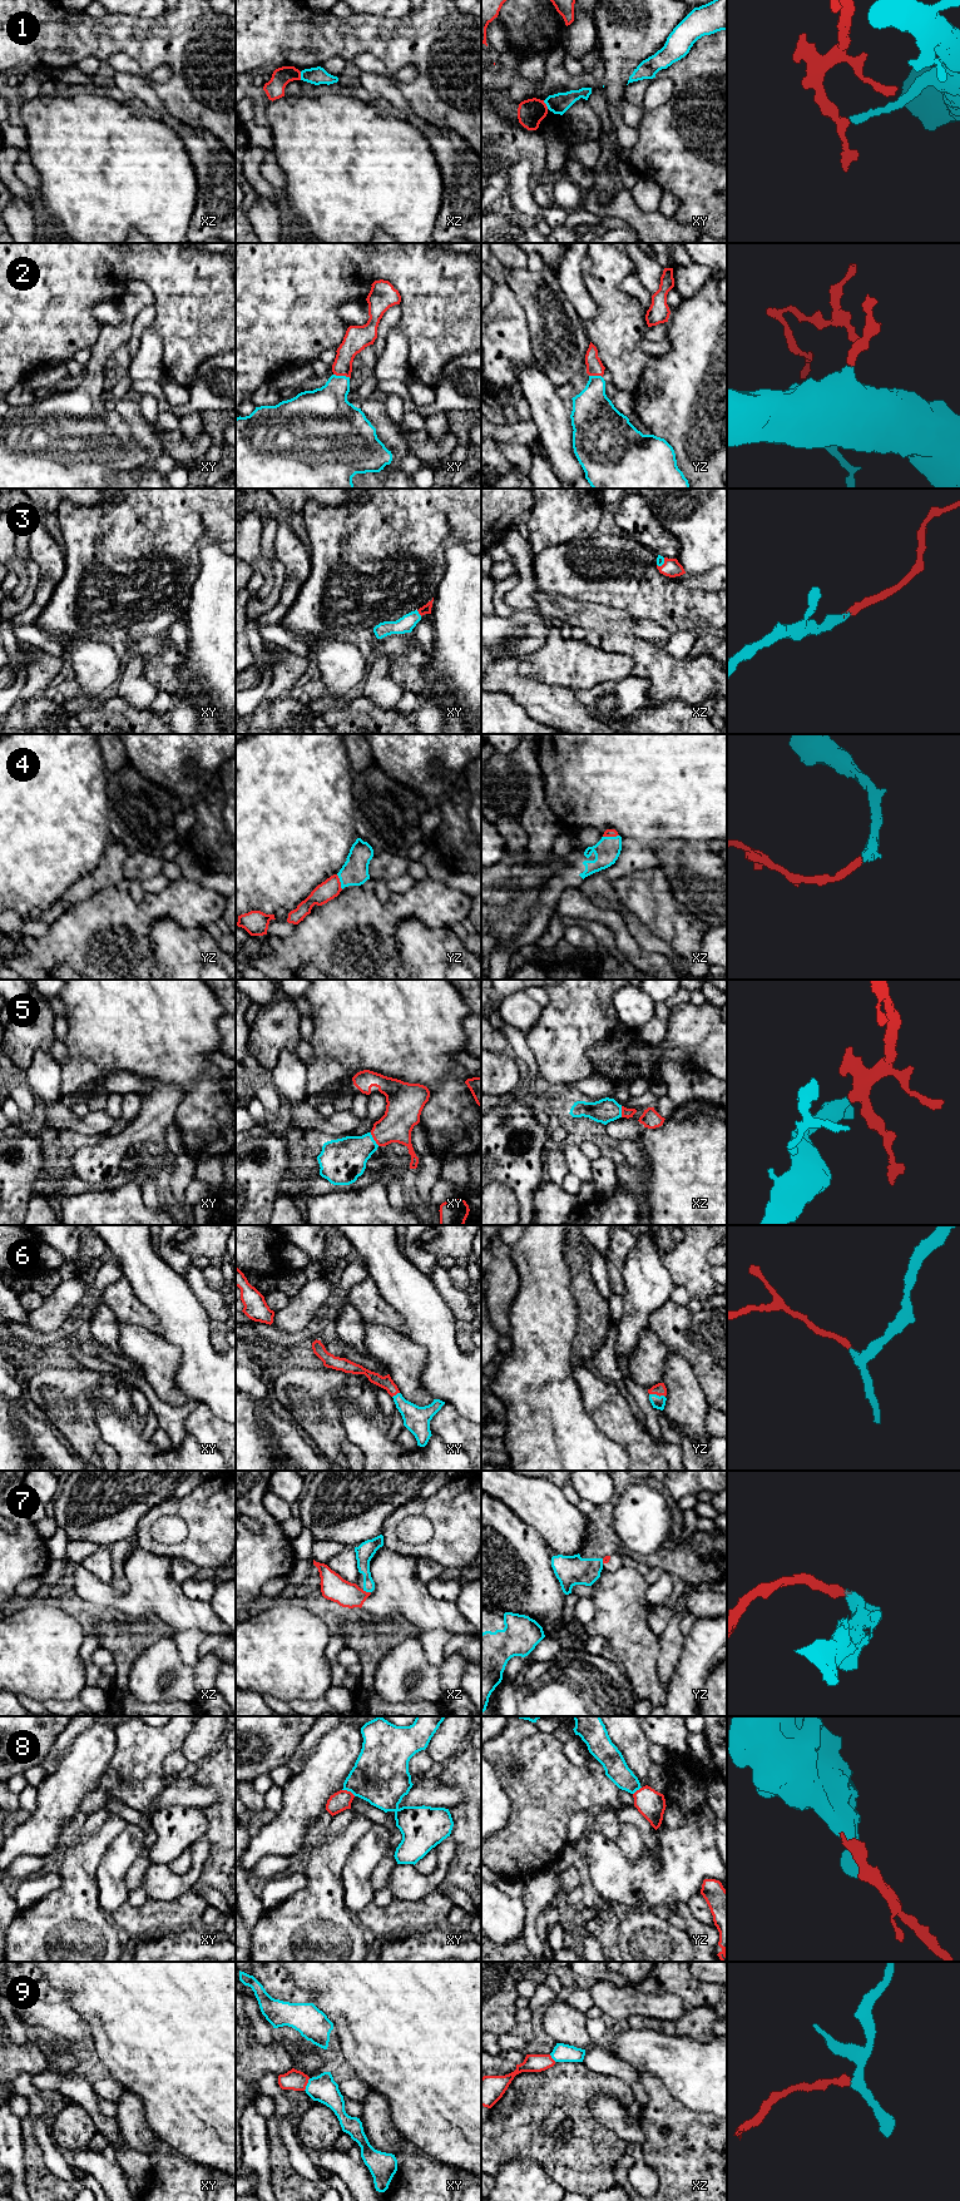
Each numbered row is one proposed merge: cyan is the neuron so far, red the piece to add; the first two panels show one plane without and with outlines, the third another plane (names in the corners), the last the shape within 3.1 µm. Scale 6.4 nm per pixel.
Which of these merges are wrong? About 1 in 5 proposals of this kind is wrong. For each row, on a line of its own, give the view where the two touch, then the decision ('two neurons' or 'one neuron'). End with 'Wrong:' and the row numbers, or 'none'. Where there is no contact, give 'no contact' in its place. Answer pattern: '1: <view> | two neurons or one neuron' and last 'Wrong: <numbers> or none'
1: xz | two neurons
2: xy | one neuron
3: xy | one neuron
4: xz | one neuron
5: xy | one neuron
6: yz | one neuron
7: xz | two neurons
8: xy | two neurons
9: xy | one neuron
Wrong: 1, 7, 8

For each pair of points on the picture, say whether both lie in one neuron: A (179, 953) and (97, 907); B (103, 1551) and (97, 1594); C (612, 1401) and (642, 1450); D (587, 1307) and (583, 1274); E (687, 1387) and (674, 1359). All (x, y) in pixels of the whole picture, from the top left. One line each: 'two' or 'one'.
A: two
B: two
C: one
D: one
E: one

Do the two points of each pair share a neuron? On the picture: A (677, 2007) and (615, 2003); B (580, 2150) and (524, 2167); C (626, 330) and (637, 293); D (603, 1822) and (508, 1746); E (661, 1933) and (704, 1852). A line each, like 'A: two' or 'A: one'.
A: one
B: two
C: two
D: two
E: two

